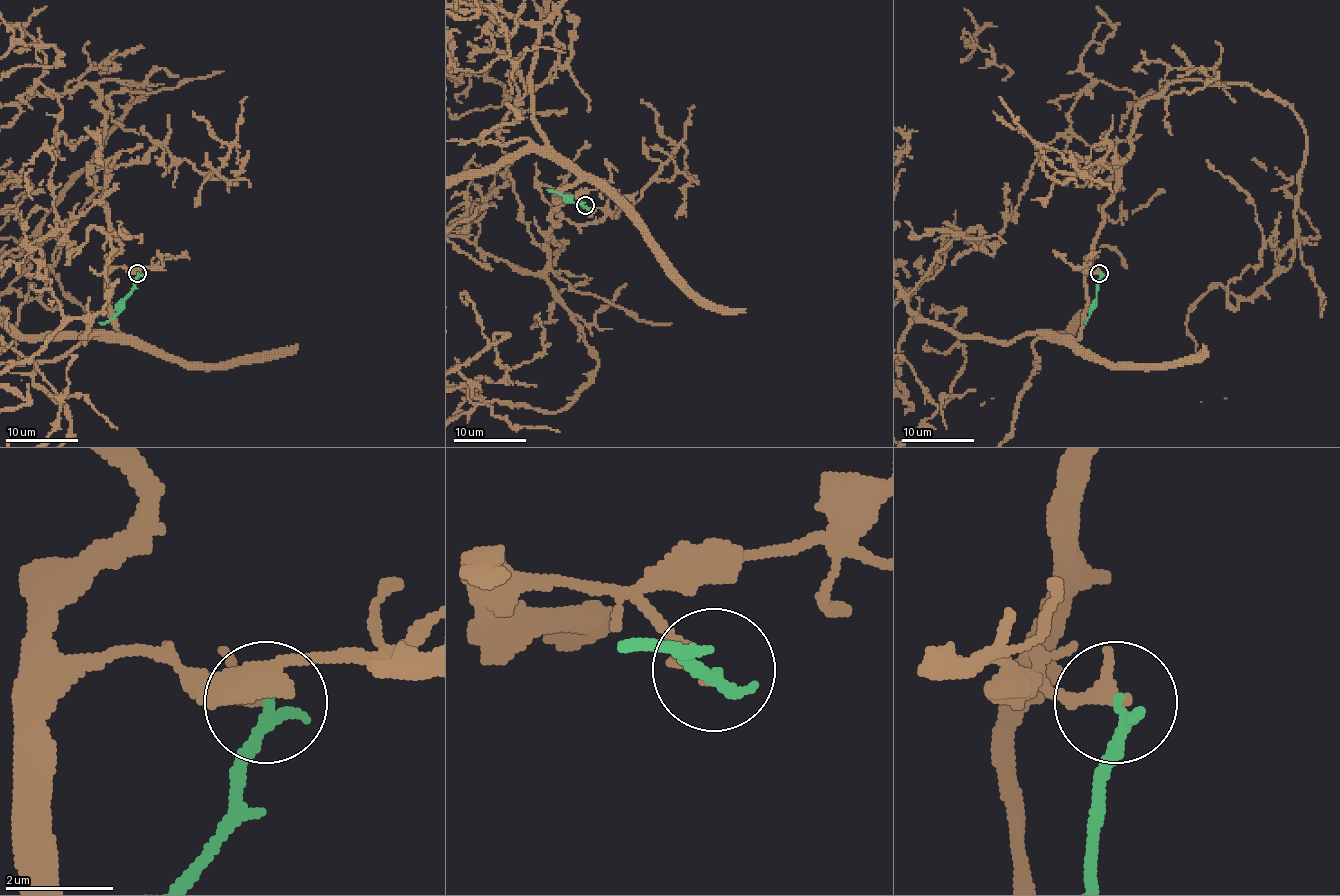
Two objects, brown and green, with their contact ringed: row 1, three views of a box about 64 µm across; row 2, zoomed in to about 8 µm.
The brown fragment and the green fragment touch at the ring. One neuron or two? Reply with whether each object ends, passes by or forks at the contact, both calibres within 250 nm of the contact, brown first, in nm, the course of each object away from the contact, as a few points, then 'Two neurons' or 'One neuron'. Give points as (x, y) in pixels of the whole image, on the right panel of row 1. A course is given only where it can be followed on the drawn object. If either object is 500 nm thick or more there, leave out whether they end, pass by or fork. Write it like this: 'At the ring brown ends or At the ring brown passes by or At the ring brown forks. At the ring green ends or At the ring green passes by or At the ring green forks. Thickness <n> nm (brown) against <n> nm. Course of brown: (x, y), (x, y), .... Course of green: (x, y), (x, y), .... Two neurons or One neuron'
At the ring brown ends. At the ring green ends. Thickness 300 nm (brown) against 240 nm. Course of green: (1100, 274), (1094, 304), (1084, 322). Two neurons

